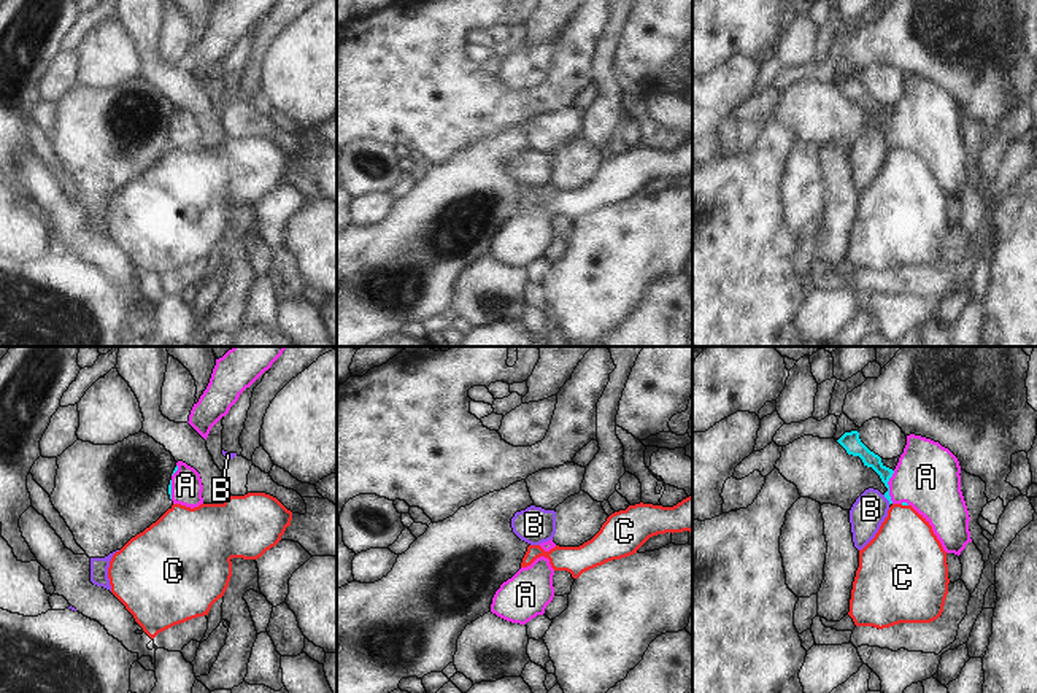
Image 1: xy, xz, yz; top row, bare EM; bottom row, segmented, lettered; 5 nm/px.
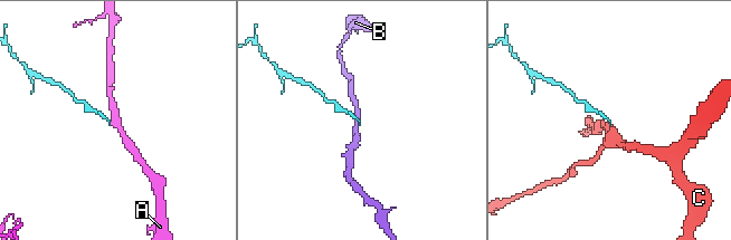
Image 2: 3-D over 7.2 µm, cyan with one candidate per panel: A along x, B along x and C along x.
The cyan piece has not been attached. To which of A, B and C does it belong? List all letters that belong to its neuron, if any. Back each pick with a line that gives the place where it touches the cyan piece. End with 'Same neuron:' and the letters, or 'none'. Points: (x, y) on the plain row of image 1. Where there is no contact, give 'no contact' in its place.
A: yz (888, 131)
Same neuron: A

